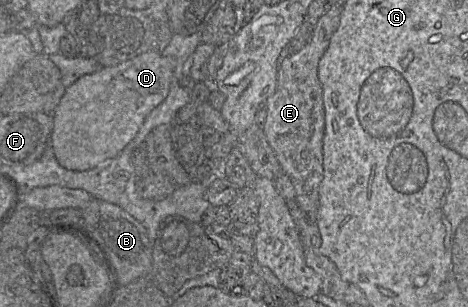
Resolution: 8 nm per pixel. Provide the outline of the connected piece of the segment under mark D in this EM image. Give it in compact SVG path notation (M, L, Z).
M149 51L116 66L81 76L66 91L53 112L50 146L59 164L84 171L111 161L137 135L148 114L168 95L174 61Z

